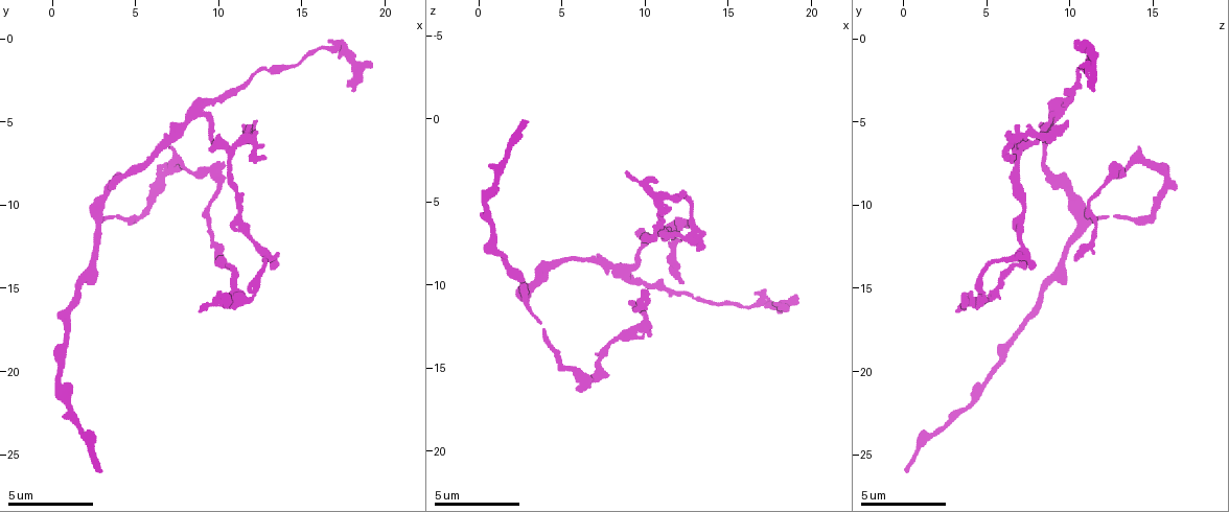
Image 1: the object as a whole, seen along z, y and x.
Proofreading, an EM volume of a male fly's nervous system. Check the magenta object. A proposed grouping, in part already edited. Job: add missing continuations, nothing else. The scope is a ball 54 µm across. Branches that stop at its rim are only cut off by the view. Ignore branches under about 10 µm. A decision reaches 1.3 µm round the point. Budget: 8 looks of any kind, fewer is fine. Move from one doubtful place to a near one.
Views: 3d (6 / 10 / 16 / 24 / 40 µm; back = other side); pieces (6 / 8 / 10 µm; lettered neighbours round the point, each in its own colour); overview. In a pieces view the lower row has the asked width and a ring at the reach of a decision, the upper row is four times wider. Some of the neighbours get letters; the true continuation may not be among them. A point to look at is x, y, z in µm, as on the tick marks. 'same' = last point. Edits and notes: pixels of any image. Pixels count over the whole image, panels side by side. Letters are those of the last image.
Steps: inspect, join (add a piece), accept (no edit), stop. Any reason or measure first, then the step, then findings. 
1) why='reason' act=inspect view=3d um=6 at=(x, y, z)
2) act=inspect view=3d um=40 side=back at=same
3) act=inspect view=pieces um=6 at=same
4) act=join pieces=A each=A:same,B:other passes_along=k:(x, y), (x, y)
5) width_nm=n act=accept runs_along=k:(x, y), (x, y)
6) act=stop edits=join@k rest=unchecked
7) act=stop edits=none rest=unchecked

why='free end' act=inspect view=pieces um=10 at=(10.0, 13.3, 10.4)

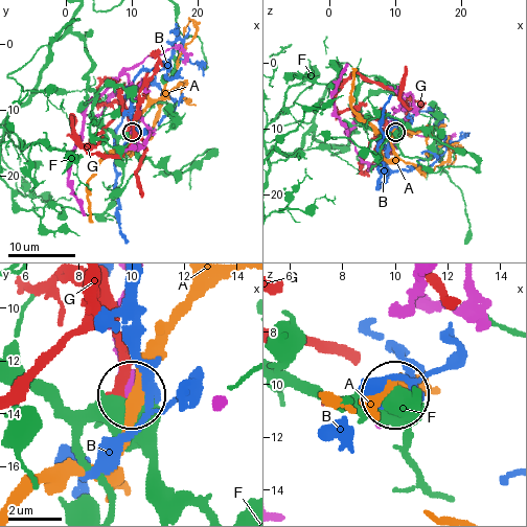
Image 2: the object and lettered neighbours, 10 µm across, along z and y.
act=accept each=A:other,B:other,F:other,G:other found='no lettered piece goes on from it'

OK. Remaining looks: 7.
why='an open end' act=inspect view=pieces um=6 at=(12.1, 5.2, 9.9)

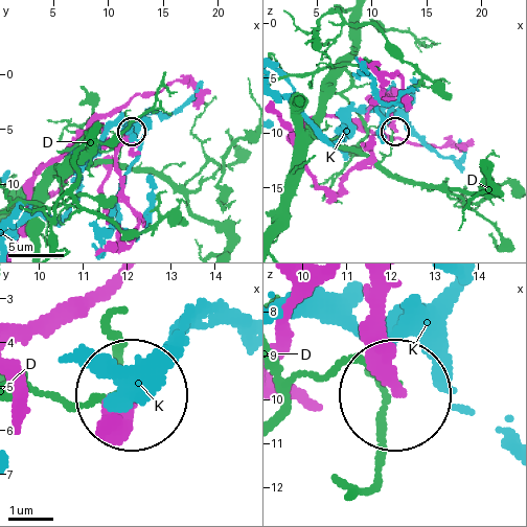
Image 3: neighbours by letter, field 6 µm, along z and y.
act=accept each=D:other,K:other found='no lettered piece goes on from it'

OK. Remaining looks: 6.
act=inspect view=pieces um=8 at=(18.0, 3.0, 11.3)

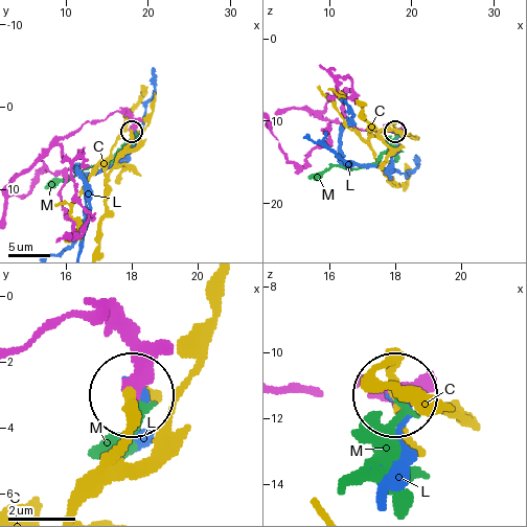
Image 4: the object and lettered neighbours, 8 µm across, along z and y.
act=accept each=C:other,L:other,M:other found='no lettered piece goes on from it'

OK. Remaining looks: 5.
why='free end' act=inspect view=pieces um=10 at=(9.0, 16.2, 3.3)

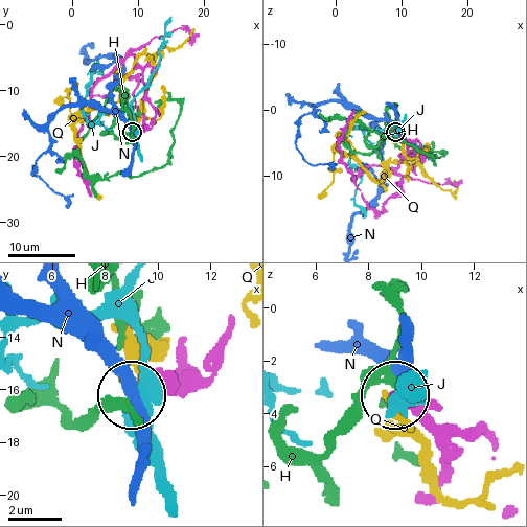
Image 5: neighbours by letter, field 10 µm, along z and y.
act=accept each=H:other,J:other,N:other,Q:other found='none of them fits'

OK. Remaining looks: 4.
act=stop edits=none rest=unchecked

